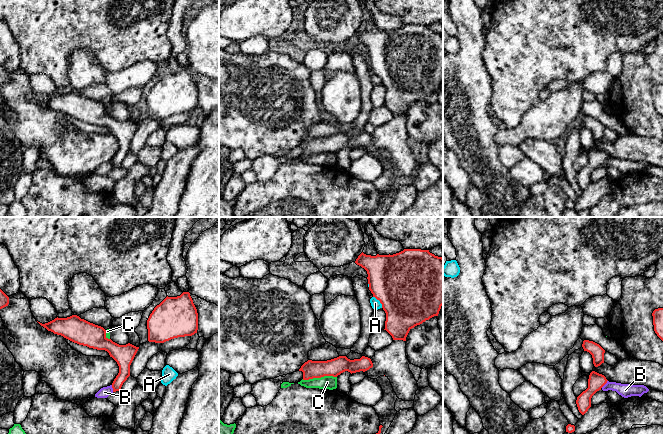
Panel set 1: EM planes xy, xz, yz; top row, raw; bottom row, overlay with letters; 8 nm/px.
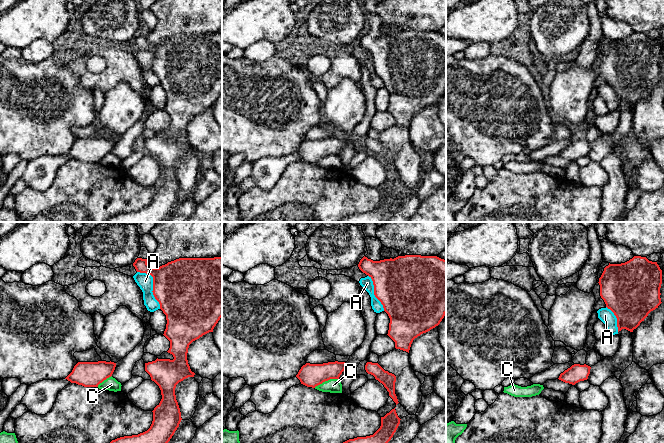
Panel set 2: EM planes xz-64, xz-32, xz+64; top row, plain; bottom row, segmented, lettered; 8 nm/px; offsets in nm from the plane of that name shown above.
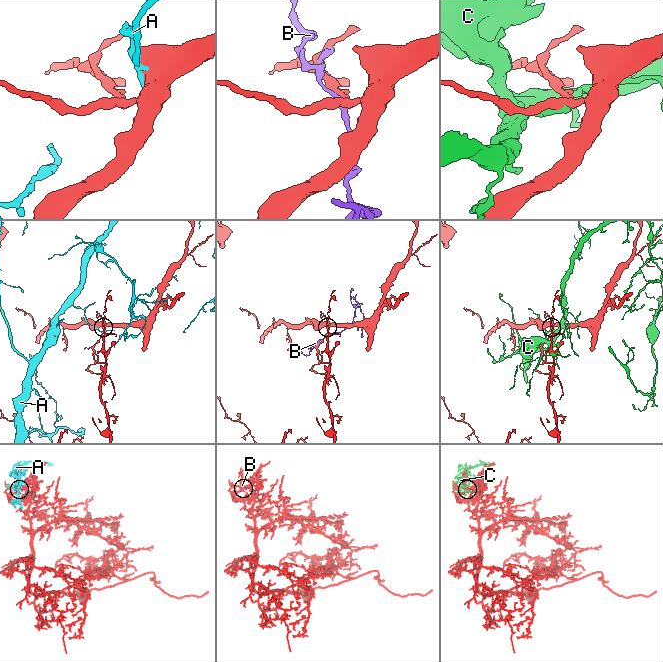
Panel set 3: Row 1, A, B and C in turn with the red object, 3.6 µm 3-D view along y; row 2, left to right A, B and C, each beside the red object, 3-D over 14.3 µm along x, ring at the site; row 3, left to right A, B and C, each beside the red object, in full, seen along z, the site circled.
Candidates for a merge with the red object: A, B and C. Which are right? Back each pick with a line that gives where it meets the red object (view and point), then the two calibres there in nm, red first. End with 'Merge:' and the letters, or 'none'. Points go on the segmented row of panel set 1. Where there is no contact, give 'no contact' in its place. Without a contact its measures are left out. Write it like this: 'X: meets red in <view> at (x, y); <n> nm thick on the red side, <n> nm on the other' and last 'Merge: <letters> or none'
Merge: none

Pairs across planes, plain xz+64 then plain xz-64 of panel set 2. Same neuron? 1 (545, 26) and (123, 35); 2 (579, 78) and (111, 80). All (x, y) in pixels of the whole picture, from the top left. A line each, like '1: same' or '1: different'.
1: same
2: different

